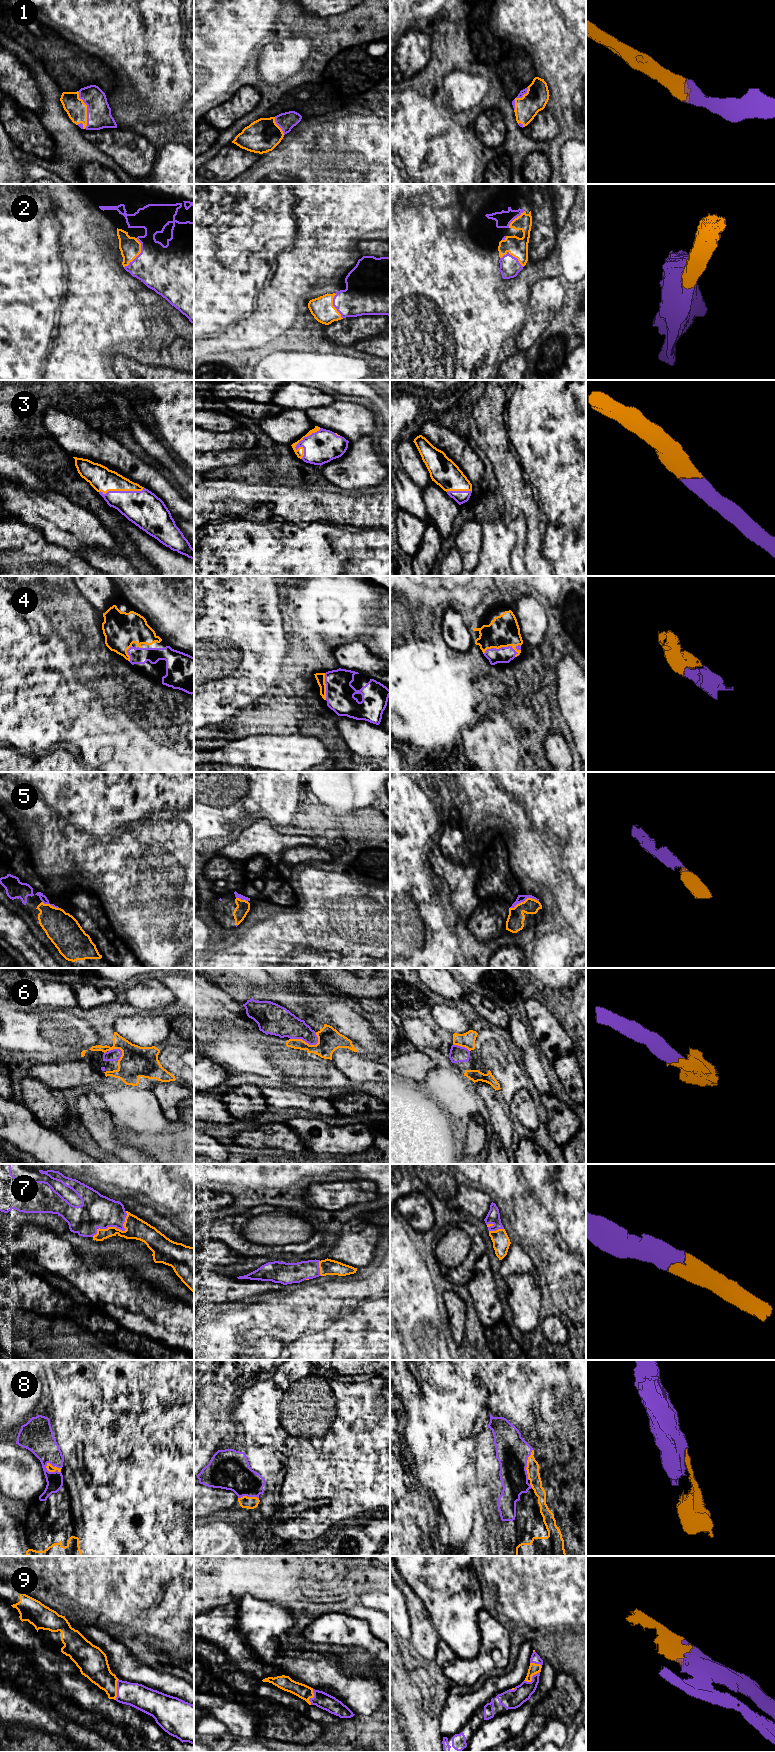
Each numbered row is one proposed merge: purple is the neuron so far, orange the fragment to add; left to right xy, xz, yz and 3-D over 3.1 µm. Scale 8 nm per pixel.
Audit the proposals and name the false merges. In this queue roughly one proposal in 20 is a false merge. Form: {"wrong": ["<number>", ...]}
{"wrong": []}

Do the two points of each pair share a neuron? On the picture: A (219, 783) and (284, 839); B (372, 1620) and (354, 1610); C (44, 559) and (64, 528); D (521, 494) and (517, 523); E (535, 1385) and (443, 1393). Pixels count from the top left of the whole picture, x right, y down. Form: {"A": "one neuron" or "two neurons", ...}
{"A": "two neurons", "B": "one neuron", "C": "two neurons", "D": "two neurons", "E": "one neuron"}

